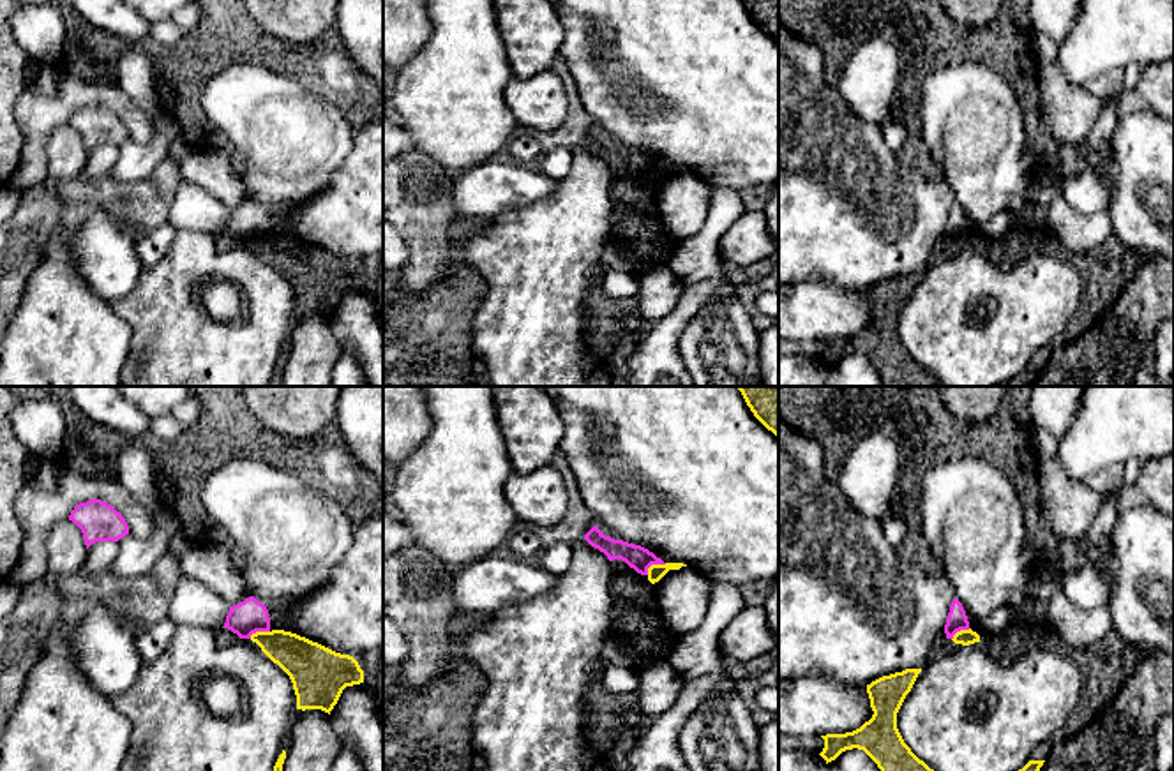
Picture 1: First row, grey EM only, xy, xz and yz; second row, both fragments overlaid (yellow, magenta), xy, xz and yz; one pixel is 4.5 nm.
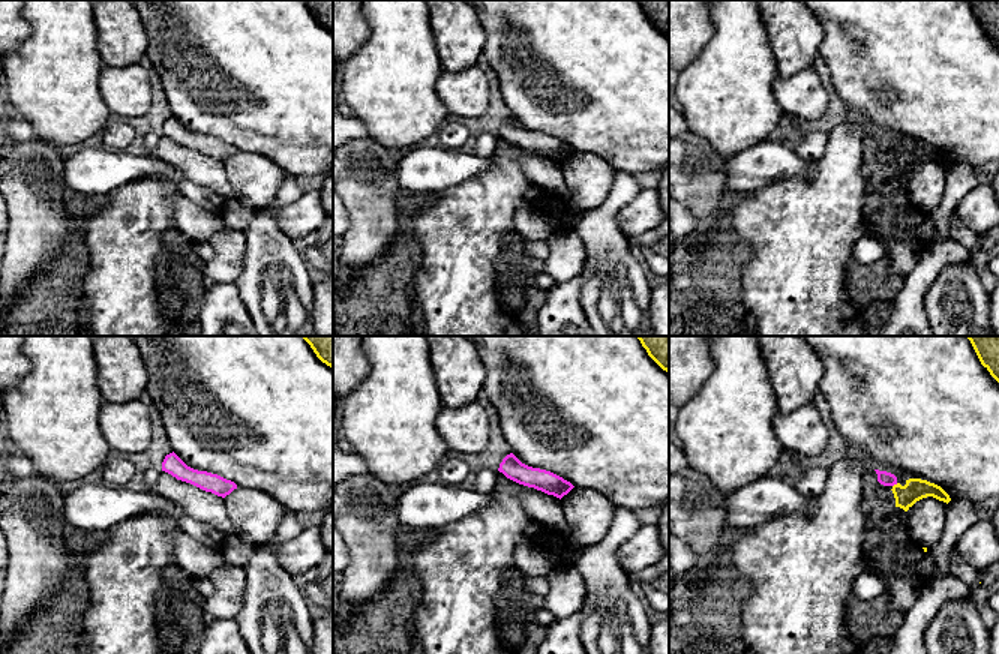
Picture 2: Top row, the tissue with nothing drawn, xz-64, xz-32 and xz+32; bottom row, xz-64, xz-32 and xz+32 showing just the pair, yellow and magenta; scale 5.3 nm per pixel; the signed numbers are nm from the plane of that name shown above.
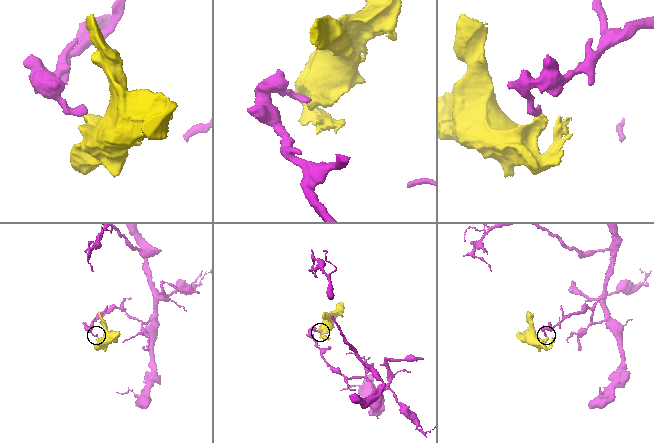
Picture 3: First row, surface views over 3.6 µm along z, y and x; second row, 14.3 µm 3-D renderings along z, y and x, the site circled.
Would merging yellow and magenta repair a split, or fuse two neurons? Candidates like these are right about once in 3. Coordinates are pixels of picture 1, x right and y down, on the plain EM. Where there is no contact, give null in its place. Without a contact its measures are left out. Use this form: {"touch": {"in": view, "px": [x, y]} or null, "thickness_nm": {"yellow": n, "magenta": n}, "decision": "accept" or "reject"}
{"touch": {"in": "xz", "px": [654, 170]}, "thickness_nm": {"yellow": 80, "magenta": 110}, "decision": "reject"}

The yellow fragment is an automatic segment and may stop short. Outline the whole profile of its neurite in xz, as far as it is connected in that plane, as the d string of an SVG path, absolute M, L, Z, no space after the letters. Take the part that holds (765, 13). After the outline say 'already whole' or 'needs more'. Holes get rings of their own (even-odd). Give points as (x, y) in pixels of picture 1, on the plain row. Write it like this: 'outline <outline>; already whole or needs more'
outline M743 0L754 21L779 42L779 0Z; already whole

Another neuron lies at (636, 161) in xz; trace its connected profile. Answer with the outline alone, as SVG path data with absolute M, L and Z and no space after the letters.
M597 131L584 139L584 145L604 157L609 166L621 164L641 180L648 180L651 169L666 169L648 153L606 141Z

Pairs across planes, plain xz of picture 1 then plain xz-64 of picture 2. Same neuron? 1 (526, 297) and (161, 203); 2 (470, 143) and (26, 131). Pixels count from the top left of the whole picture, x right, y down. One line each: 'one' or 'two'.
1: one
2: two

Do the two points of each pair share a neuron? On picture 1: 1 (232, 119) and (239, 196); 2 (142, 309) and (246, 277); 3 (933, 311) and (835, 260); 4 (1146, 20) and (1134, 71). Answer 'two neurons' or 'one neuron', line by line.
1: two neurons
2: one neuron
3: two neurons
4: two neurons

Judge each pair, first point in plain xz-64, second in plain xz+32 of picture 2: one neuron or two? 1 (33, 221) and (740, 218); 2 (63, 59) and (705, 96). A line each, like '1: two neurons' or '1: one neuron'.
1: two neurons
2: one neuron

